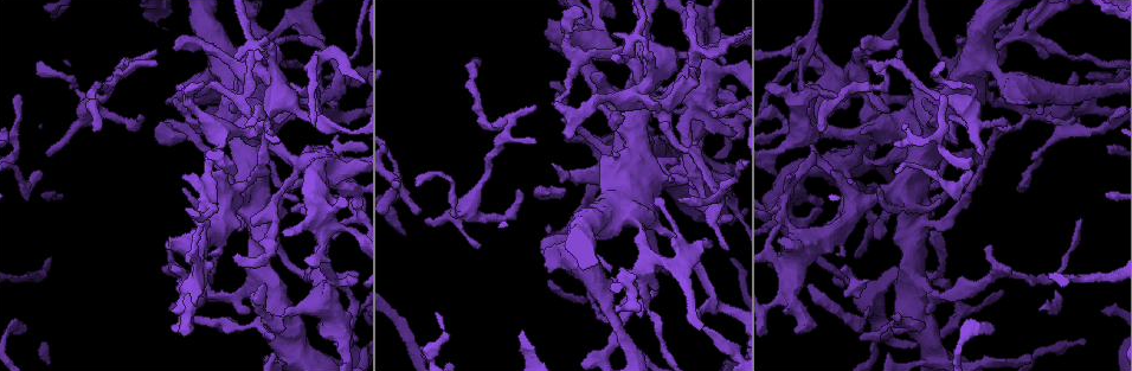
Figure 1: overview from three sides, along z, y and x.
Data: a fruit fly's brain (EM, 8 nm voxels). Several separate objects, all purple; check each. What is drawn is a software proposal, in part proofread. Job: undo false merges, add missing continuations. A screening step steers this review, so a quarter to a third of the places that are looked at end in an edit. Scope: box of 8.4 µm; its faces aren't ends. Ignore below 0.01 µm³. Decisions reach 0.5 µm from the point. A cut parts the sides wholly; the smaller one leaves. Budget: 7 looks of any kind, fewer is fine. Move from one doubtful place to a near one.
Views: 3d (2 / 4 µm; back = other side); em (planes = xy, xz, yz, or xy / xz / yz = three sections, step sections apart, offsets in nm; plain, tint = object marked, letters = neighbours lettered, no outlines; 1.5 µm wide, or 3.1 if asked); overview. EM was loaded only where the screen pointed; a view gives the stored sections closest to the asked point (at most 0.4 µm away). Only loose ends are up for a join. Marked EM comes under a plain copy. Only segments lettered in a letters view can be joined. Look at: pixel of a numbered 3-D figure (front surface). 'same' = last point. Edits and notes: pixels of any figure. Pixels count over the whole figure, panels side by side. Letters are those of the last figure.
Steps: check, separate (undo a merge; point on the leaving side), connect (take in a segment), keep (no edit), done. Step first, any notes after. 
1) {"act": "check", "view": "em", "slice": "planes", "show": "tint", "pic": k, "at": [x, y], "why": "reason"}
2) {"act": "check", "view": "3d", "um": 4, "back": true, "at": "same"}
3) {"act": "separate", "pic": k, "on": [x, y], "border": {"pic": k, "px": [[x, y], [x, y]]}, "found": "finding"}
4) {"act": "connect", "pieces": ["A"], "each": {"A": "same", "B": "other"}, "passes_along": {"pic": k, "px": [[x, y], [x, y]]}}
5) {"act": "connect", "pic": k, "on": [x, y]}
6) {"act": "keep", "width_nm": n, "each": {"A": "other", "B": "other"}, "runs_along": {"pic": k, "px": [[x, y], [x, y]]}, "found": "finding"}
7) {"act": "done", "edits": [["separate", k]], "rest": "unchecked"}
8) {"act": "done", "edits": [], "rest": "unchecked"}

{"act": "check", "view": "3d", "um": 2, "pic": 1, "at": [332, 280], "why": "closes a loop"}

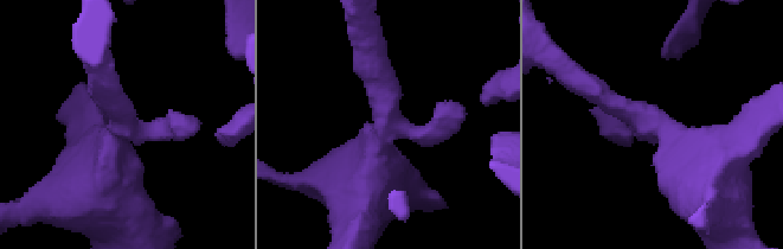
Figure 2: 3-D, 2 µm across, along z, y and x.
{"act": "check", "view": "em", "slice": "planes", "show": "letters", "pic": 2, "at": [386, 131]}

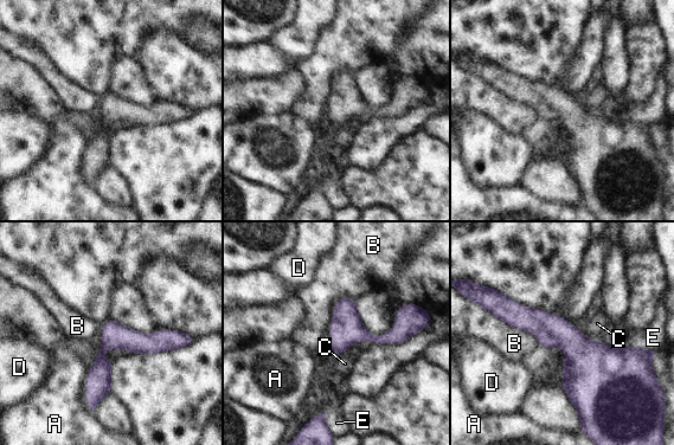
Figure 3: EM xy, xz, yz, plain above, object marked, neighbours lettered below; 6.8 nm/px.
{"act": "keep", "each": {"A": "other", "B": "other", "C": "other", "D": "other", "E": "other"}, "runs_along": {"pic": 3, "px": [[186, 341], [110, 341], [89, 400]]}, "found": "one neuron here"}

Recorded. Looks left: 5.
{"act": "check", "view": "3d", "um": 2, "pic": 1, "at": [875, 108], "why": "abrupt turn"}

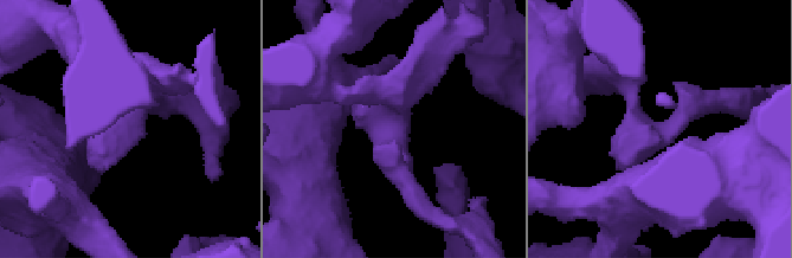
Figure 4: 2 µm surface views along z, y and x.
{"act": "check", "view": "em", "slice": "planes", "show": "tint", "pic": 4, "at": [126, 125], "arm_widths_nm": [170, 170], "why": "now the EM"}

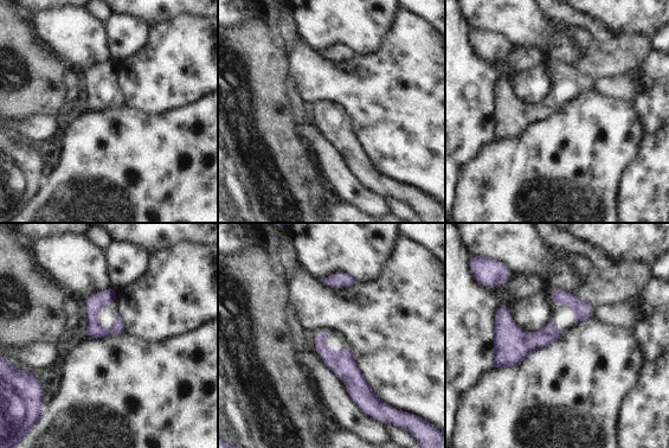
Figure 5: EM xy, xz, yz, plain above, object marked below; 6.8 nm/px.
{"act": "check", "view": "em", "slice": "planes", "show": "letters", "at": "same", "why": "see the neighbours"}

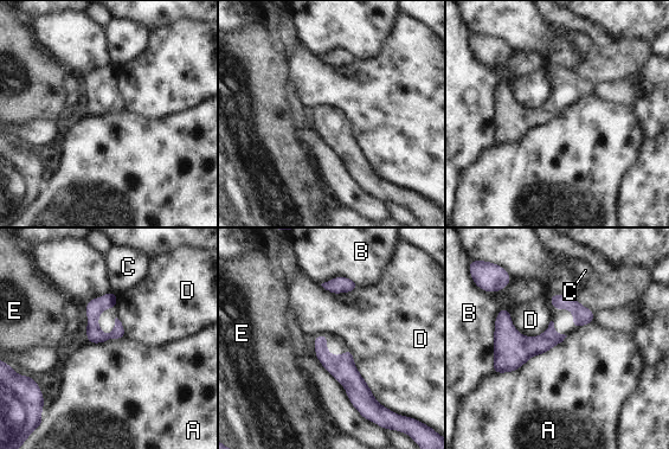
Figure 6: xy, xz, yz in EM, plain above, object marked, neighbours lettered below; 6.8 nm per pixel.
{"act": "keep", "width_nm": 260, "each": {"A": "other", "B": "other", "C": "other", "D": "other", "E": "other"}, "runs_along": {"pic": 6, "px": [[111, 295], [92, 314], [90, 339]]}, "found": "one neuron here"}

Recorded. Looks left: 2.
{"act": "done", "edits": [], "rest": "unchecked"}

